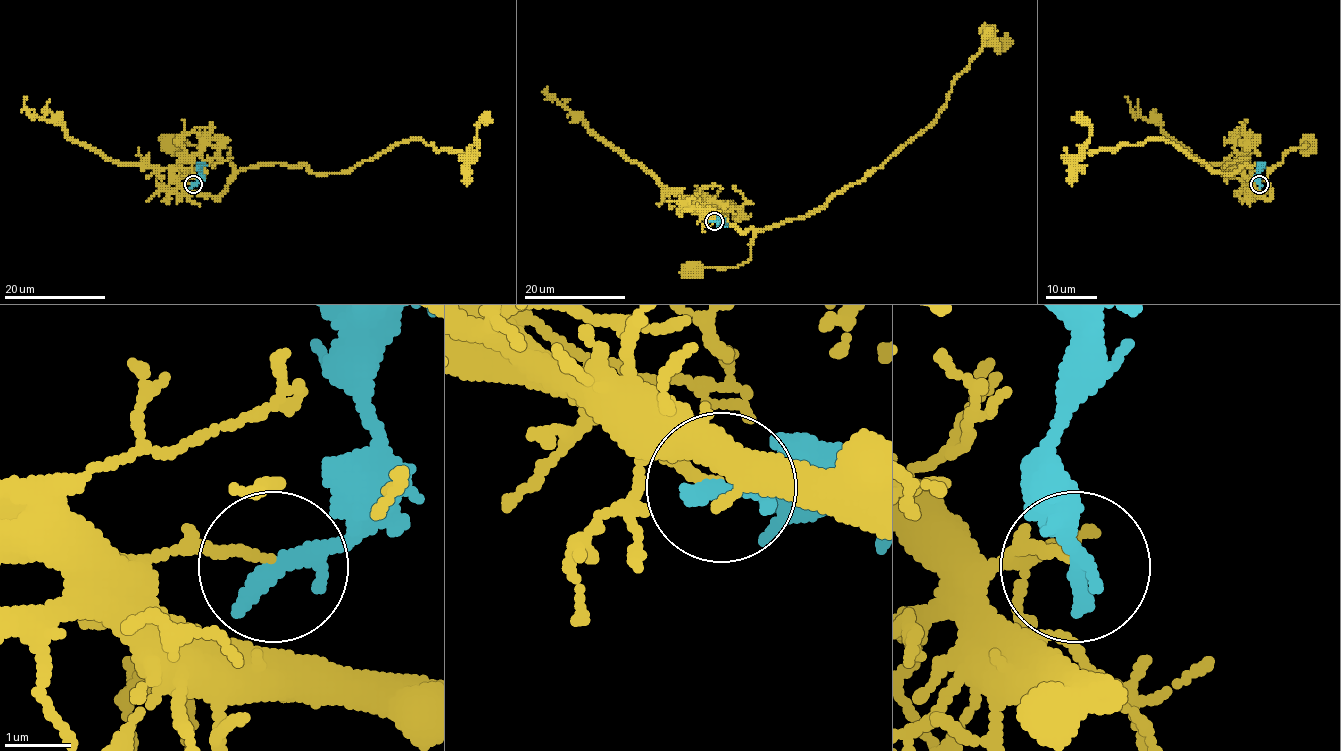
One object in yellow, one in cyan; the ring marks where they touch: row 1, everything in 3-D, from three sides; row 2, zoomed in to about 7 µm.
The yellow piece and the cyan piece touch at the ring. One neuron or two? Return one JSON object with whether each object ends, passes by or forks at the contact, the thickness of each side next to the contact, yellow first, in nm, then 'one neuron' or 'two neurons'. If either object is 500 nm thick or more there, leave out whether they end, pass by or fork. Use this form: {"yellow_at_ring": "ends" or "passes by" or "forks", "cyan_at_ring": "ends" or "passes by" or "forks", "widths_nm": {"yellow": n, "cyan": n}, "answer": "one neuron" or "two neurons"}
{"yellow_at_ring": "ends", "cyan_at_ring": "ends", "widths_nm": {"yellow": 120, "cyan": 320}, "answer": "two neurons"}

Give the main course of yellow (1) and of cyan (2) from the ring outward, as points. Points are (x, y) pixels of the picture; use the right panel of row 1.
1: (1259, 184), (1253, 186), (1268, 198), (1267, 176), (1283, 154), (1303, 147), (1306, 139), (1310, 144)
2: (1259, 184), (1258, 170), (1264, 164)

